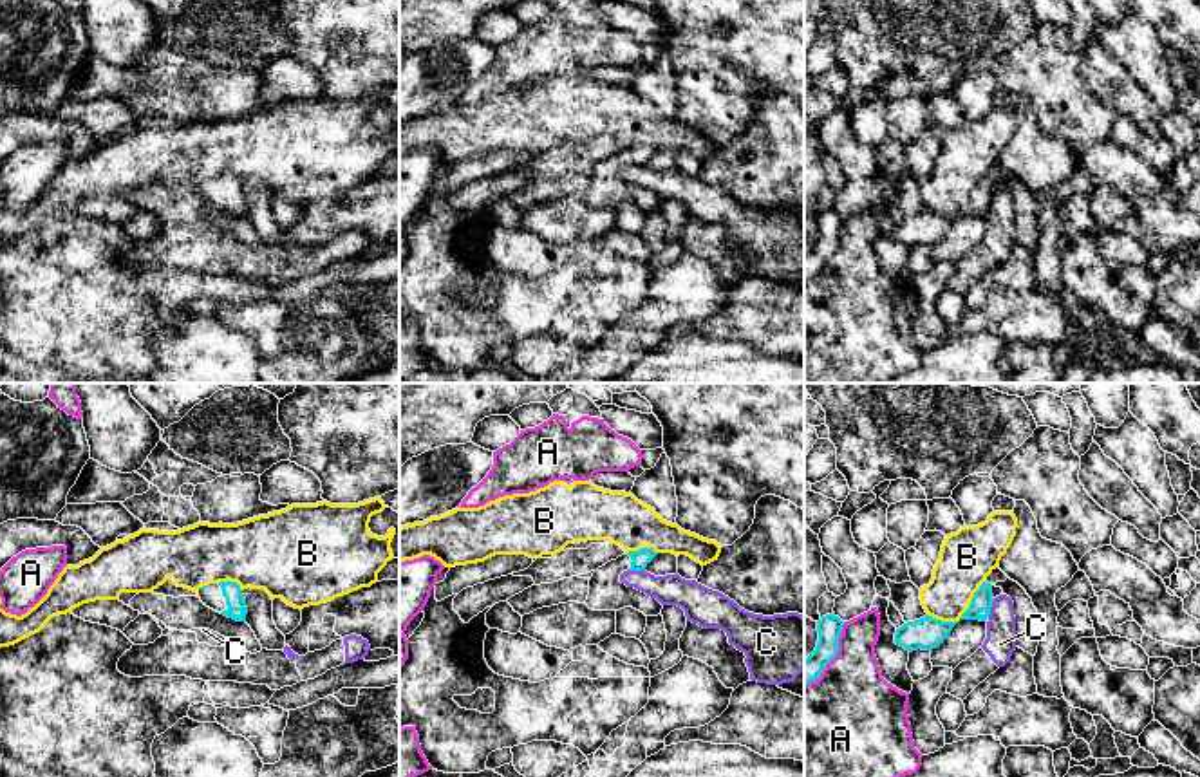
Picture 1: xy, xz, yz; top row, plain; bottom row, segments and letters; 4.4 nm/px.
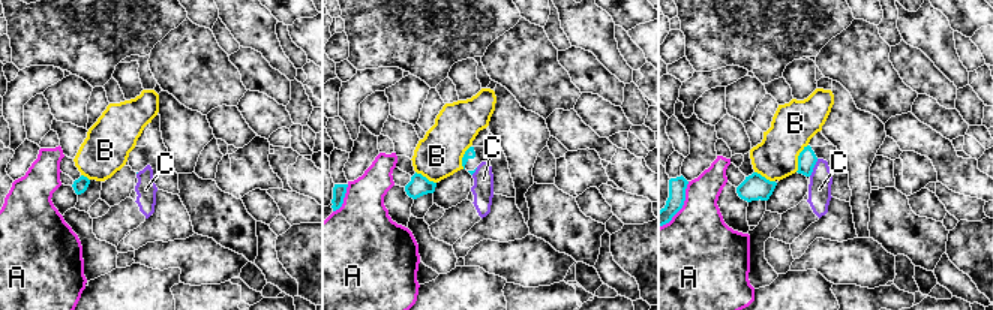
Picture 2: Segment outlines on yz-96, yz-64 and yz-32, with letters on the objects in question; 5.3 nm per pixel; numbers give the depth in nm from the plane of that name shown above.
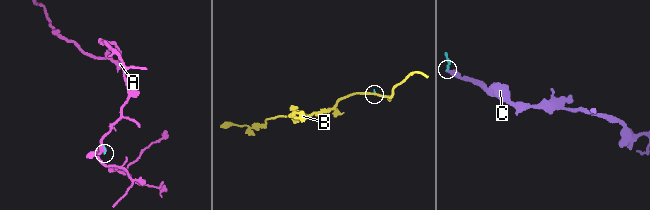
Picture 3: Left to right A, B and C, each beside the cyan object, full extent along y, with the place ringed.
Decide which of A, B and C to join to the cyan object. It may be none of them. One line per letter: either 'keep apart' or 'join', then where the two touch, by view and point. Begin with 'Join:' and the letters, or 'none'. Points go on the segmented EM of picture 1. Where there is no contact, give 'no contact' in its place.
Join: none
A: keep apart; contact yz (835, 655)
B: keep apart; contact yz (962, 615)
C: keep apart; contact yz (991, 606)

